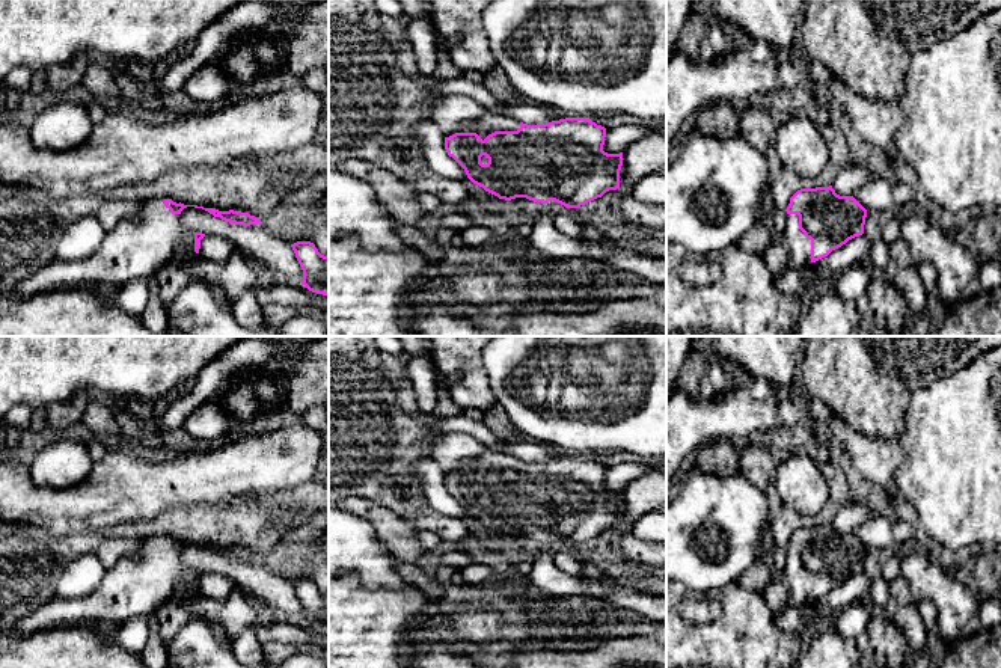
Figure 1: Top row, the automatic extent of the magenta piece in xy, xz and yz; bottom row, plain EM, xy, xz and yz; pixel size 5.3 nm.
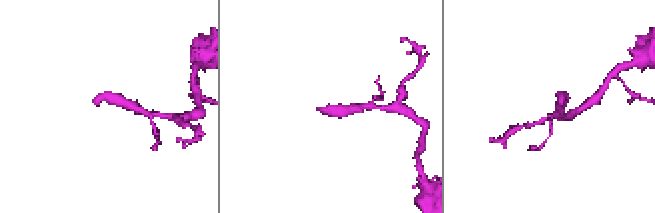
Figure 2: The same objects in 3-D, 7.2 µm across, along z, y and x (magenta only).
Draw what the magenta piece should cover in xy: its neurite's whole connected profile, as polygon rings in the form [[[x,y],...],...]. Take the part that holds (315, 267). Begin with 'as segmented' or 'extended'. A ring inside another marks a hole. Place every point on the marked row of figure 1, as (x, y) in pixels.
as segmented; [[[297,241],[291,247],[303,270],[302,285],[312,293],[329,296],[329,255],[321,255],[311,241]]]

